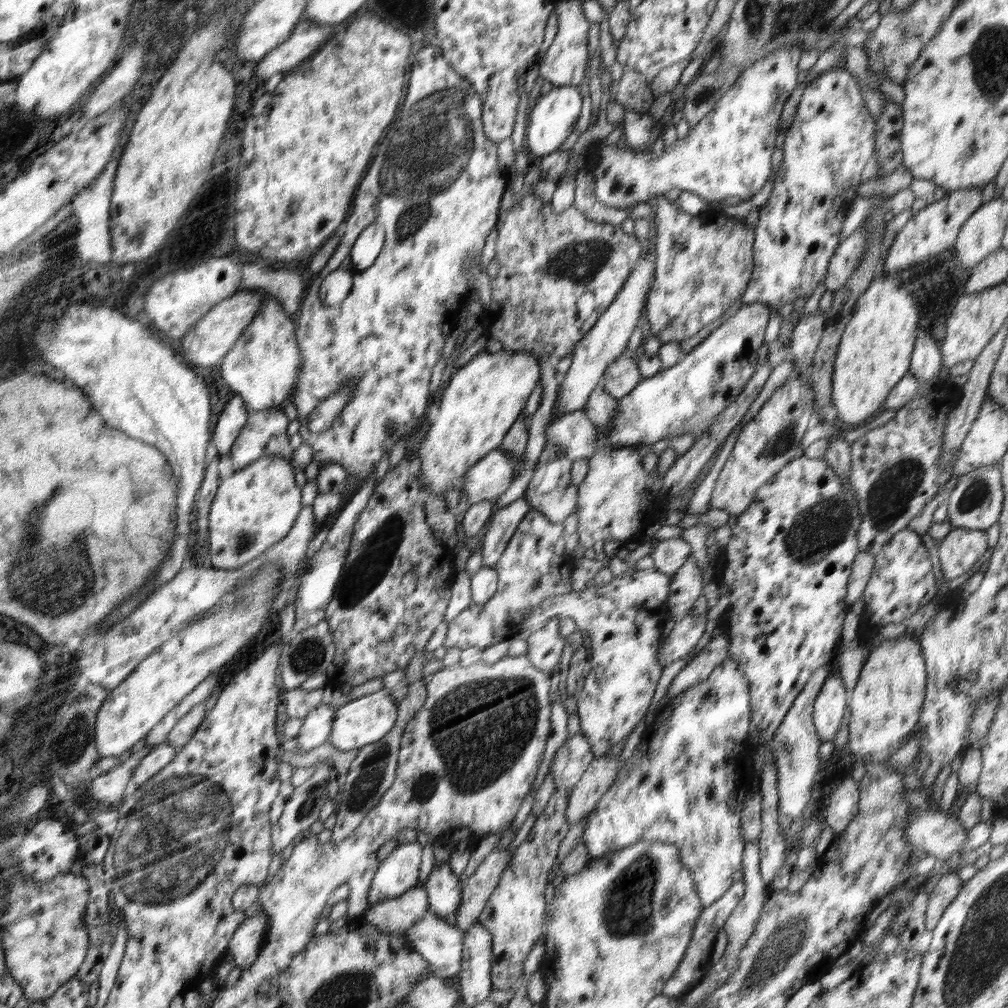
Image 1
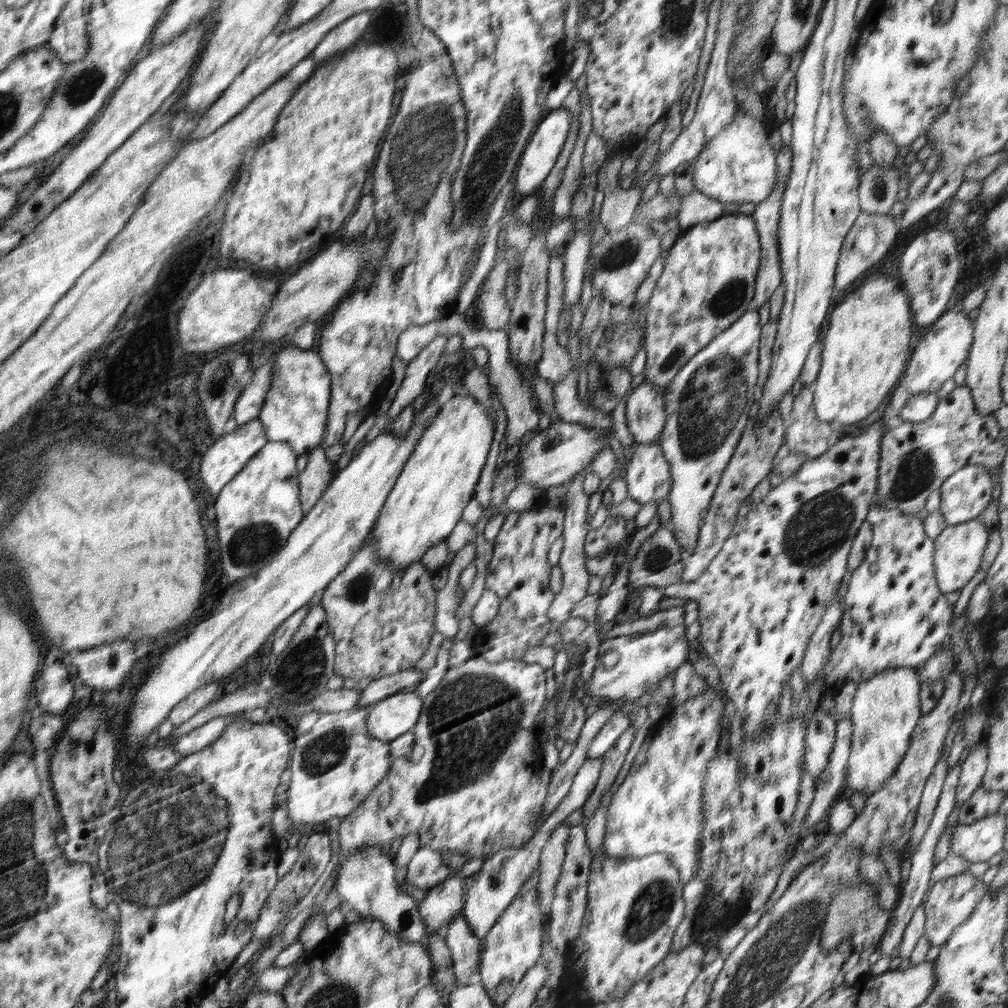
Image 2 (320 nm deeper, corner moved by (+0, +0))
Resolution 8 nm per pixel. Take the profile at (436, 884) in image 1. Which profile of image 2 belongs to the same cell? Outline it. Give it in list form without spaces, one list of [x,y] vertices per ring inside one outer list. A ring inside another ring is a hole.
[[[457,914],[447,925],[446,946],[450,949],[453,960],[452,968],[457,980],[457,986],[469,984],[470,976],[478,970],[481,957],[481,947],[484,945],[470,928],[464,915]]]

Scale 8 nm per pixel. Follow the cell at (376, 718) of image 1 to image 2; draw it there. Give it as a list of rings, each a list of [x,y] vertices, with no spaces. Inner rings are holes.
[[[405,690],[387,697],[369,709],[367,727],[370,736],[390,743],[418,722],[422,699],[417,692]]]

